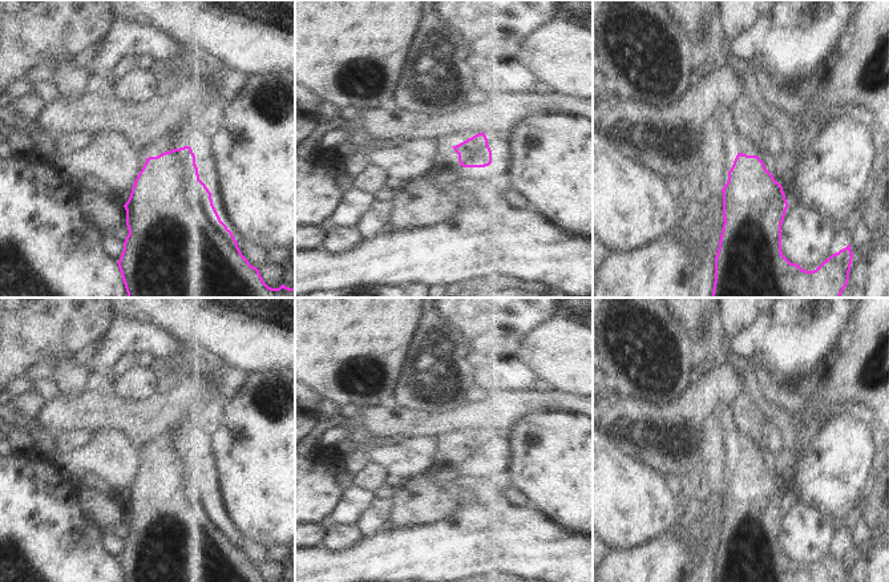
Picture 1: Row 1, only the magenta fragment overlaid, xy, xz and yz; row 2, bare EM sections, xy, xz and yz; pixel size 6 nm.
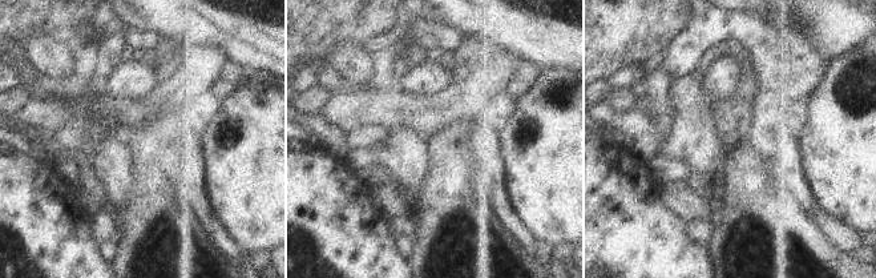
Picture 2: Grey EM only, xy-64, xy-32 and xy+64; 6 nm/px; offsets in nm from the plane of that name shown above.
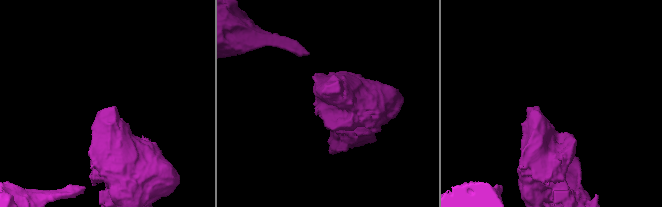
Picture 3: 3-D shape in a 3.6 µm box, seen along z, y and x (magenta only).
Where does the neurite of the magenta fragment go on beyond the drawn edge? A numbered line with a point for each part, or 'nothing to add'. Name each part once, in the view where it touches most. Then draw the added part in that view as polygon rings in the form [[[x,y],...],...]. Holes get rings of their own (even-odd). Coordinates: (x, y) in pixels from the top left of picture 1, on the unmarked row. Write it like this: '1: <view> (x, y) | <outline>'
nothing to add

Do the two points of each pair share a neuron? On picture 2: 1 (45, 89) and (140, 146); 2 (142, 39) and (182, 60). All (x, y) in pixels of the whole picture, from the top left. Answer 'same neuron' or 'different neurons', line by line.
1: same neuron
2: same neuron

